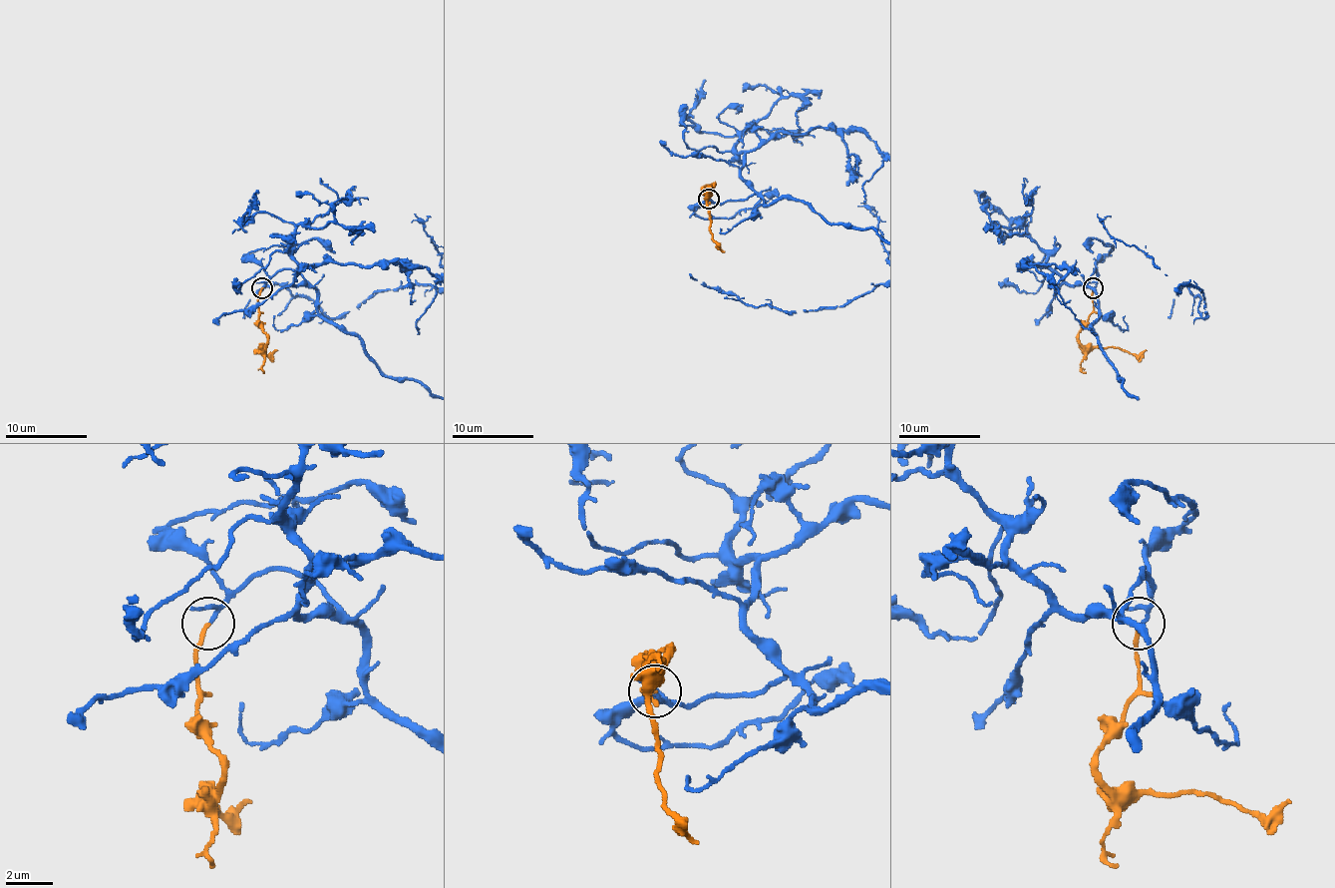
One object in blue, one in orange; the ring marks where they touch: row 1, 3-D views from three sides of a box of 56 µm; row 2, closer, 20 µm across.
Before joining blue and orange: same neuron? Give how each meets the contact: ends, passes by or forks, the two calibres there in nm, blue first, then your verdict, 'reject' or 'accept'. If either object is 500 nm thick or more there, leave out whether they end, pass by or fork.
blue passes by; orange ends; calibres 110 and 160 nm; accept

